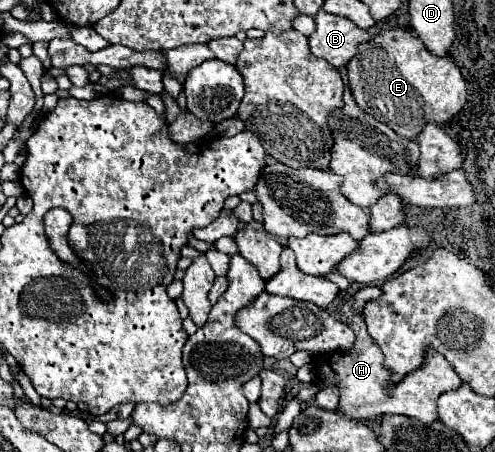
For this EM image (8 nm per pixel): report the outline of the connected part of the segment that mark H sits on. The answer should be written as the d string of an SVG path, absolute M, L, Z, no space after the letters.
M355 297L345 299L343 305L339 305L331 313L331 317L351 325L355 333L355 345L351 345L351 349L343 349L337 353L313 355L311 365L315 371L315 383L319 385L319 389L337 387L339 389L337 411L351 419L373 419L385 413L401 413L407 417L415 417L425 425L431 425L437 419L437 407L435 407L437 397L445 391L457 389L461 385L459 375L455 373L455 369L451 369L451 363L441 353L435 353L435 349L427 347L423 365L419 369L407 373L407 377L403 377L399 383L389 383L391 371L383 365L383 351L379 349L379 345L375 345L375 341L371 341L363 309L355 309L353 301Z

